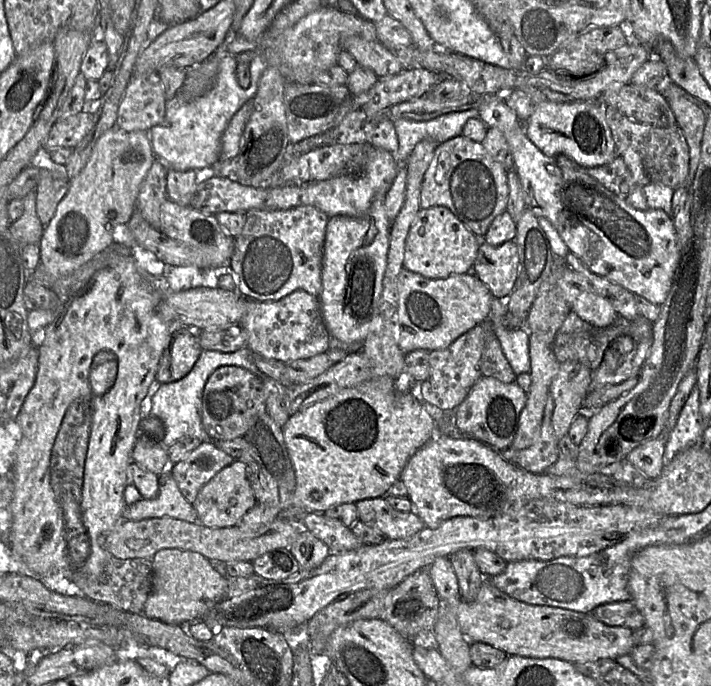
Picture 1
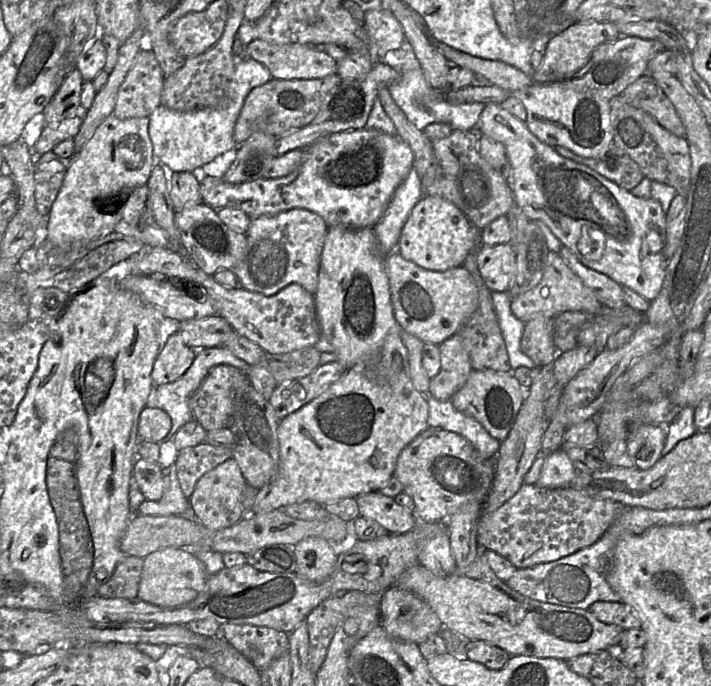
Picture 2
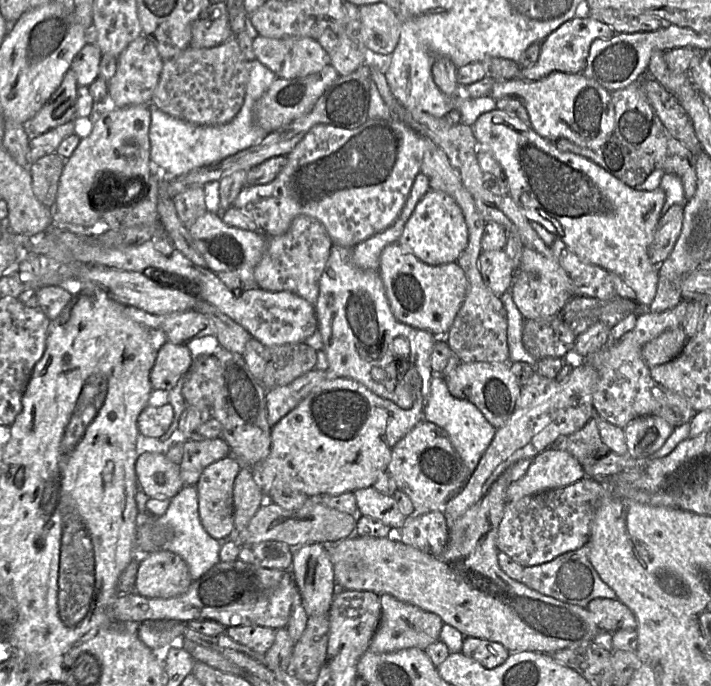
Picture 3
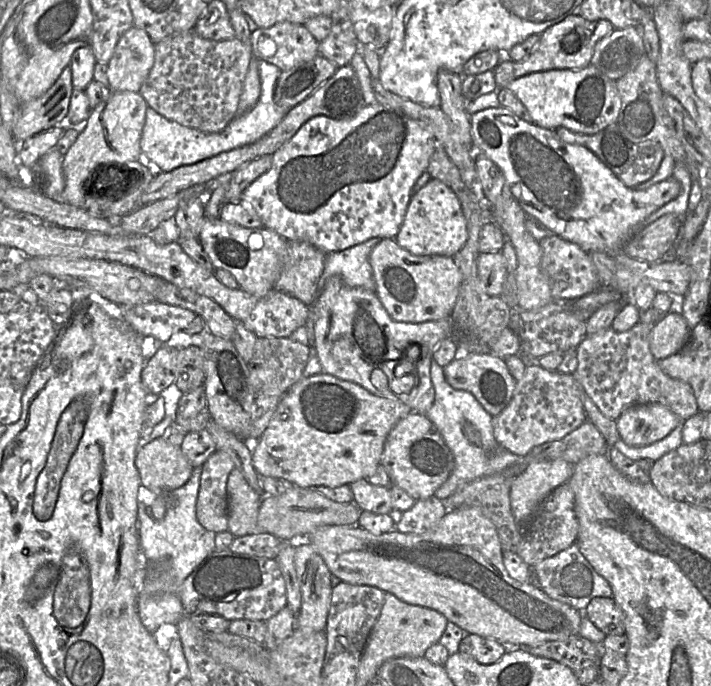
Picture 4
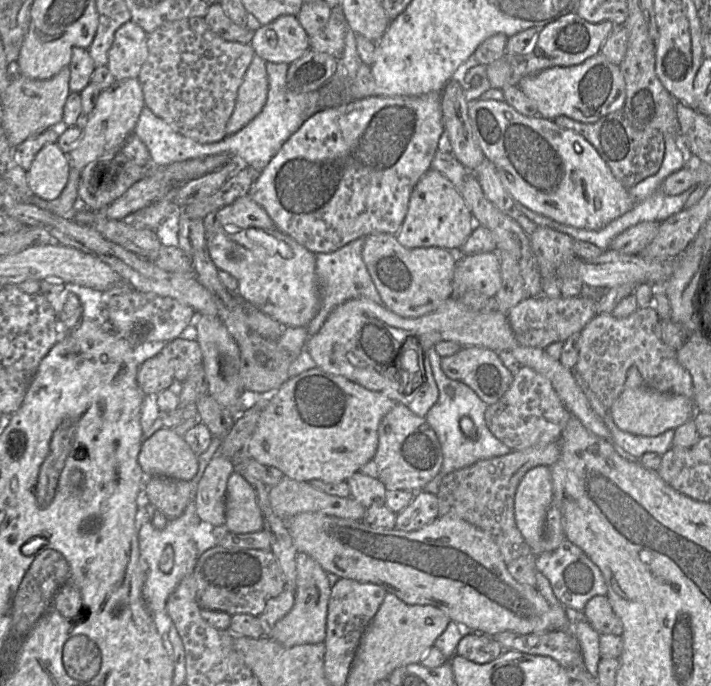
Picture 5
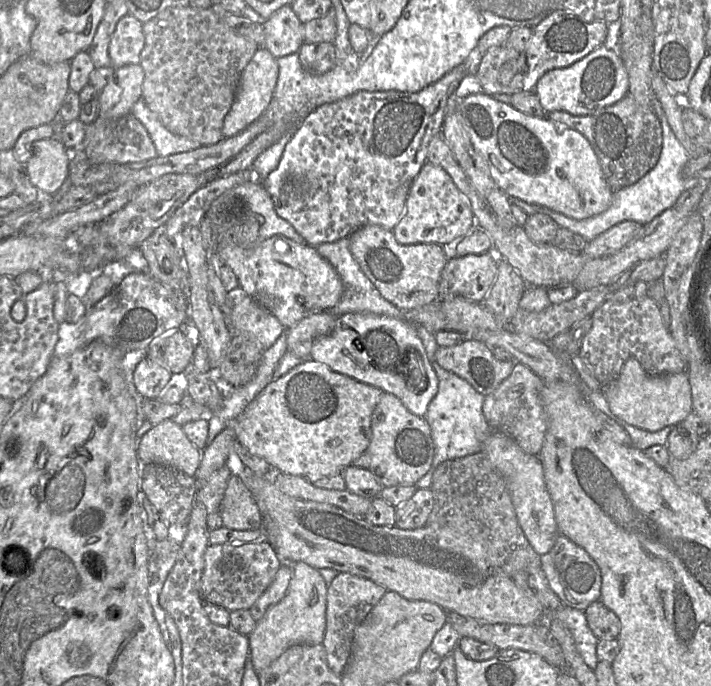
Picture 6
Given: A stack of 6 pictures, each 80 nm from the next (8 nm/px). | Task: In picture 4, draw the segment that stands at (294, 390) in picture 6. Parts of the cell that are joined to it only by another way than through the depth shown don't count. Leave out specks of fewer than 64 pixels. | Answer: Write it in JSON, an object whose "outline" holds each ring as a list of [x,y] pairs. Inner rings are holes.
{"outline":[[[325,372],[313,376],[303,377],[285,392],[267,428],[264,430],[261,436],[256,441],[249,443],[251,447],[254,468],[260,477],[285,479],[286,481],[289,481],[293,485],[300,488],[311,488],[318,486],[336,488],[342,485],[350,485],[360,479],[368,480],[368,478],[375,473],[377,467],[380,465],[384,444],[389,432],[399,420],[412,412],[413,411],[408,406],[400,402],[376,396],[354,382],[342,380]]]}

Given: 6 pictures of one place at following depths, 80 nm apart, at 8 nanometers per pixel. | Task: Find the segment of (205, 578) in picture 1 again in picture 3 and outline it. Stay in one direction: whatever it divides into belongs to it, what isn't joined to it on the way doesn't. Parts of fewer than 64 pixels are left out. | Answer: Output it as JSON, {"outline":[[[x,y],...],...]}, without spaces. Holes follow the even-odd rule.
{"outline":[[[156,551],[138,569],[135,591],[149,598],[173,598],[185,593],[193,579],[186,562],[171,551]]]}

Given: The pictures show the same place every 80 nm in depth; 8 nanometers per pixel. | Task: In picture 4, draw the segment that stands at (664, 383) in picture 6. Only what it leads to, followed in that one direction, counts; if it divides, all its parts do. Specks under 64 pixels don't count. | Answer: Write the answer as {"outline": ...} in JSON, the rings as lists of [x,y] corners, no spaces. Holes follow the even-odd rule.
{"outline":[[[658,403],[630,406],[616,420],[620,438],[633,447],[659,441],[681,423],[676,414]]]}

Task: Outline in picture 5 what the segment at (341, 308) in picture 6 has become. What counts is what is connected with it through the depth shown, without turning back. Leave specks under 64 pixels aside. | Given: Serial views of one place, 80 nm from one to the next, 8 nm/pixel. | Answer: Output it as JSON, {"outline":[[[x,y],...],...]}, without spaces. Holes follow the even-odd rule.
{"outline":[[[361,237],[333,252],[315,254],[320,302],[317,313],[306,326],[309,337],[314,336],[319,331],[330,313],[337,306],[348,300],[367,298],[377,304],[383,304],[363,261],[362,251],[364,244],[365,237]]]}

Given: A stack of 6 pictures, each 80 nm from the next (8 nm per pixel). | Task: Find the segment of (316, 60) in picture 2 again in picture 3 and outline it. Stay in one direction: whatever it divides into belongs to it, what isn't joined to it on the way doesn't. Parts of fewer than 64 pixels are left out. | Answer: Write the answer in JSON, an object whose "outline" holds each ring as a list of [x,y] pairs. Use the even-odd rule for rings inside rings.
{"outline":[[[258,35],[252,43],[255,59],[270,69],[277,78],[292,79],[305,77],[317,73],[326,65],[331,64],[329,54],[322,48],[315,39],[304,38],[284,38],[272,39]]]}

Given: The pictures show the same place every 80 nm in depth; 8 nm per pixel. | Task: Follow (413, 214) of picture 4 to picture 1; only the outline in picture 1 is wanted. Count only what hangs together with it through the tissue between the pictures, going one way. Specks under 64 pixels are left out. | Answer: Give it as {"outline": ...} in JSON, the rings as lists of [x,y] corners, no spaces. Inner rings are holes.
{"outline":[[[447,207],[420,208],[406,237],[404,267],[429,279],[443,279],[455,274],[472,271],[480,244],[474,235]]]}

